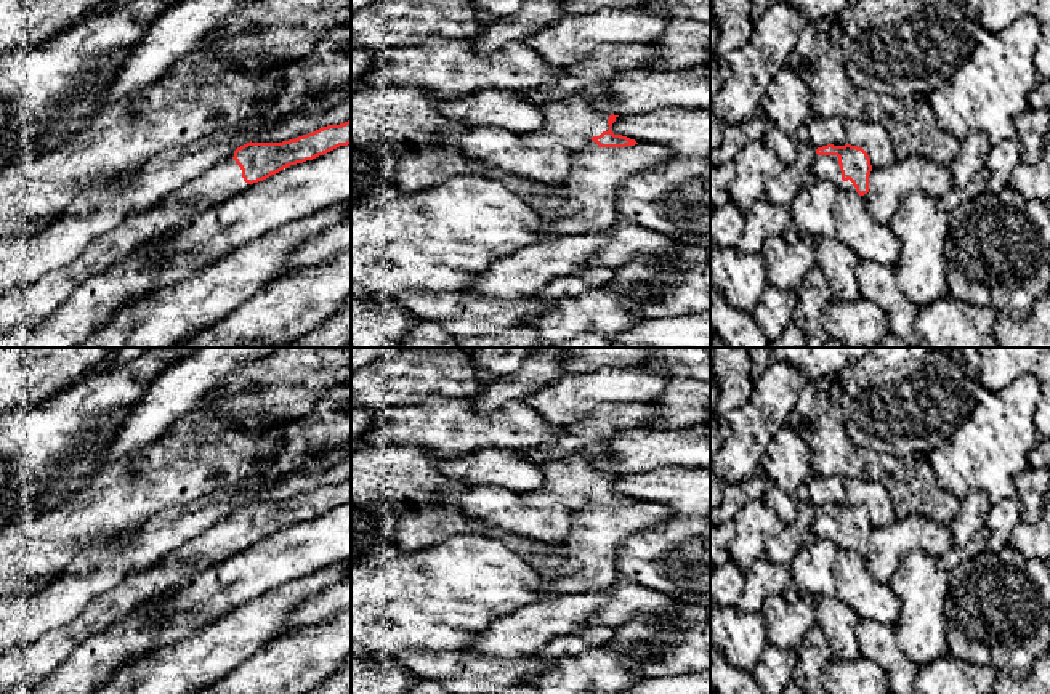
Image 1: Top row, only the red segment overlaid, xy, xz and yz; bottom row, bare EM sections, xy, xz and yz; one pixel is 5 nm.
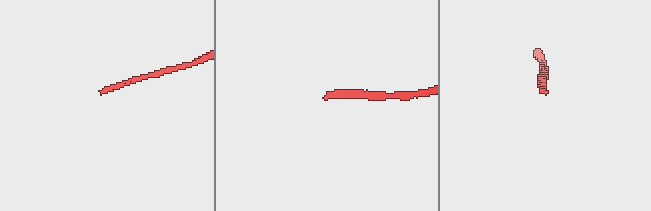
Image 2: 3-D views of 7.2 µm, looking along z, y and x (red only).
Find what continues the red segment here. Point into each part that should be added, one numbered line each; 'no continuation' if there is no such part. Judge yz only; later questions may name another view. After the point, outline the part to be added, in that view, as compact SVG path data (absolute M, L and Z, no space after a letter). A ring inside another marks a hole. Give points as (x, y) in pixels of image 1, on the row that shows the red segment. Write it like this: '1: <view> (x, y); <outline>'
1: yz (824, 167); M814 155L813 167L811 167L811 180L813 181L832 181L838 189L843 191L856 191L853 183L842 180L842 171L838 165L837 155Z

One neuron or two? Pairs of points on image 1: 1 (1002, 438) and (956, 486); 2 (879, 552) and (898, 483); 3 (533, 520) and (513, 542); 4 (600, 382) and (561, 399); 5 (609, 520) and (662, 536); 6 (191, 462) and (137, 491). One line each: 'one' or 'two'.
1: one
2: two
3: two
4: one
5: two
6: one

